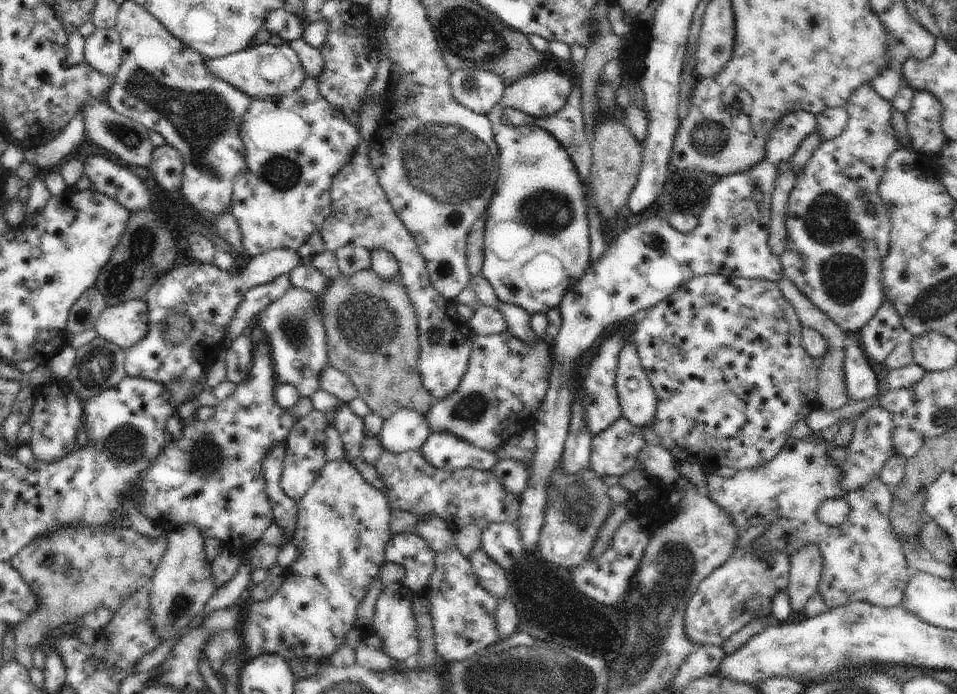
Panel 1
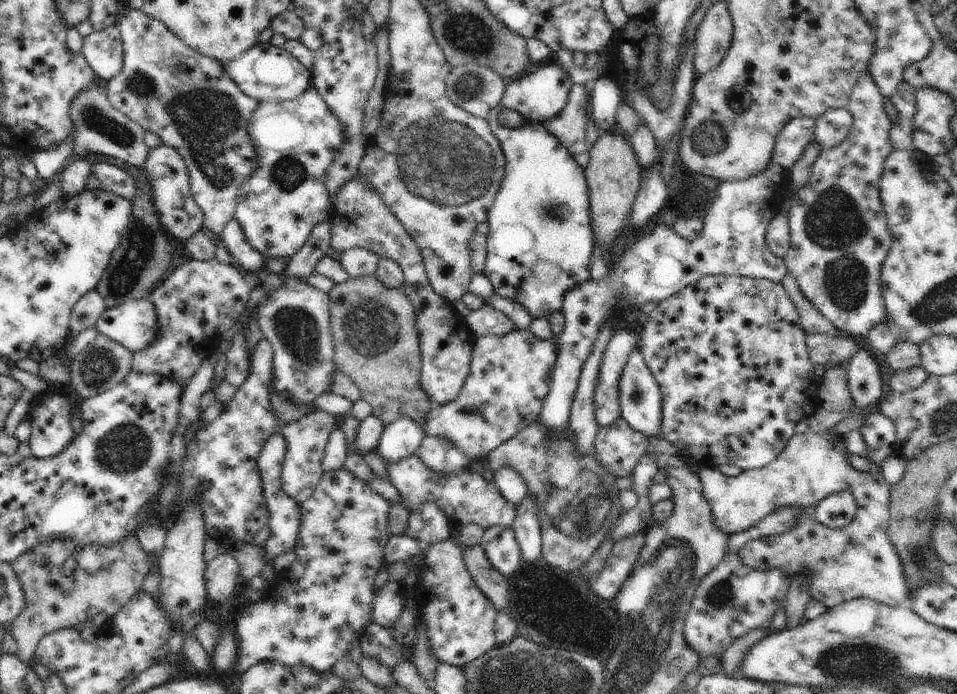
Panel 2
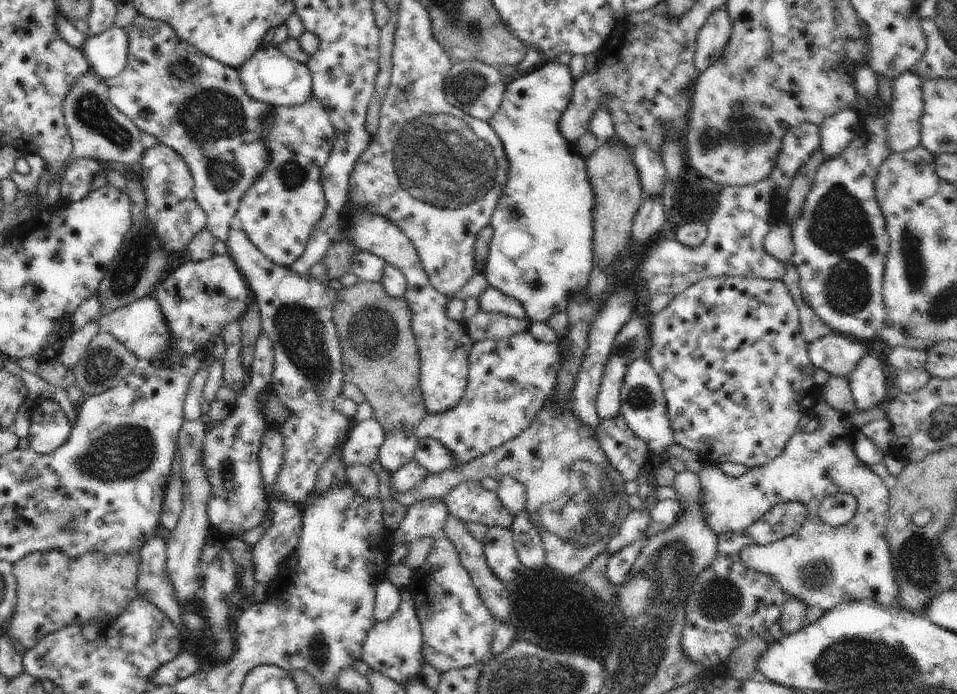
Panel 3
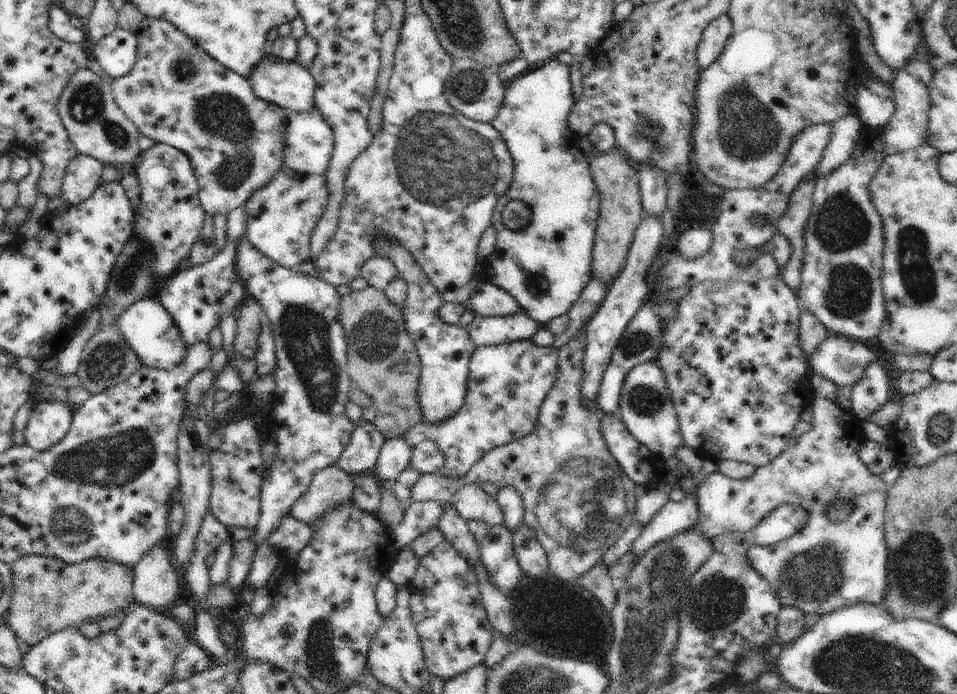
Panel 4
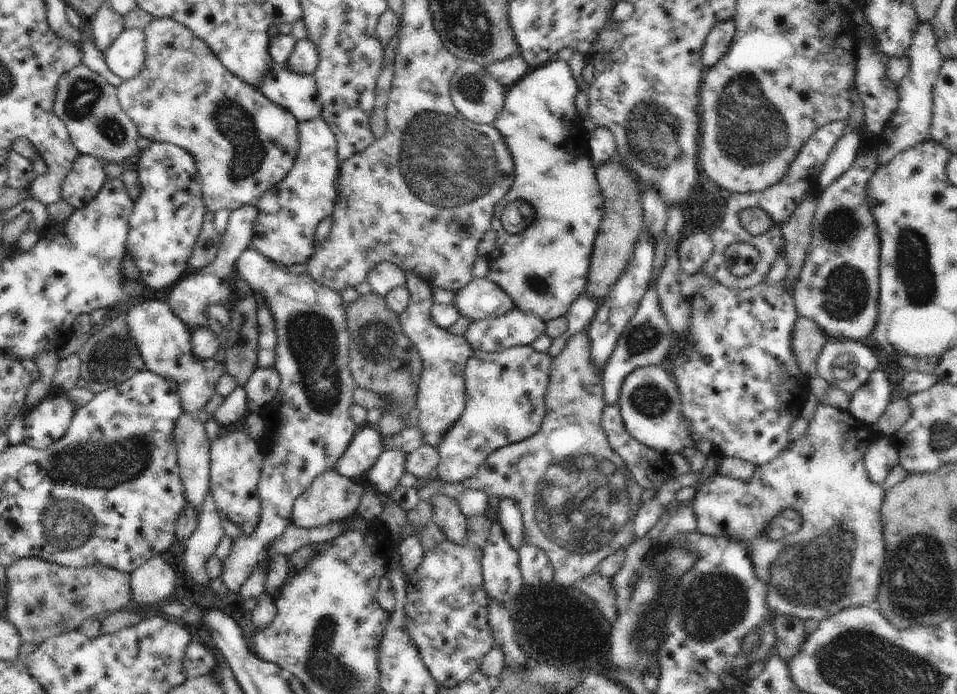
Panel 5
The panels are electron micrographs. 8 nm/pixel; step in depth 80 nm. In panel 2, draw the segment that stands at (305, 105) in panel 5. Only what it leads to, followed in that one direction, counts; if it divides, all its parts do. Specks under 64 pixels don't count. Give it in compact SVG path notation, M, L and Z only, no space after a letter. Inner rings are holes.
M256 43L244 56L239 59L223 63L227 75L249 97L262 101L298 100L311 85L311 72L284 47L275 47L271 43Z

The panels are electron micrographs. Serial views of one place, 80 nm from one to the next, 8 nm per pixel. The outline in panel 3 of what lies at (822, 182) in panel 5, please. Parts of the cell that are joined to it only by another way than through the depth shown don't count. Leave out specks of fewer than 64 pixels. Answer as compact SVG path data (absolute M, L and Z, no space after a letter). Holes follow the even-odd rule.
M855 108L842 109L828 117L820 125L823 160L829 161L840 156L855 137L855 130L860 122Z

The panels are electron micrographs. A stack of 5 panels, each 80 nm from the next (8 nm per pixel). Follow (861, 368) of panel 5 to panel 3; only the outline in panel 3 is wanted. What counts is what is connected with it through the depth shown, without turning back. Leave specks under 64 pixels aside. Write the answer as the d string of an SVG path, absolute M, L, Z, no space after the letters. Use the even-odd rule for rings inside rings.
M832 332L808 345L811 363L835 377L846 377L854 372L859 360L868 355L865 342L848 335Z

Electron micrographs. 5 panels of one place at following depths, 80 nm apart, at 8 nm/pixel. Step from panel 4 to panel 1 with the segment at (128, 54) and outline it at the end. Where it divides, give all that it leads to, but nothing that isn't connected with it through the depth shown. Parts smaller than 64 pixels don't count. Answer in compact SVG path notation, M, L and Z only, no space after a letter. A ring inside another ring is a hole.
M96 29L85 39L85 61L92 68L105 75L116 76L124 51L118 31L114 29Z

